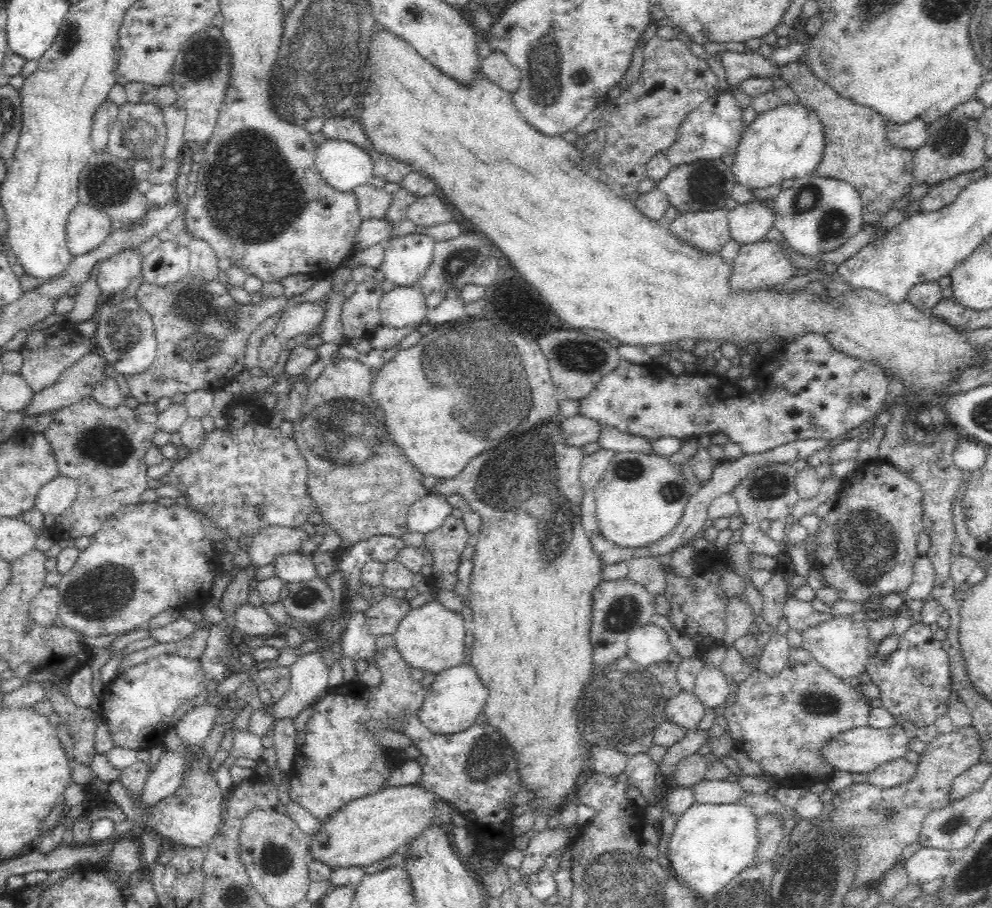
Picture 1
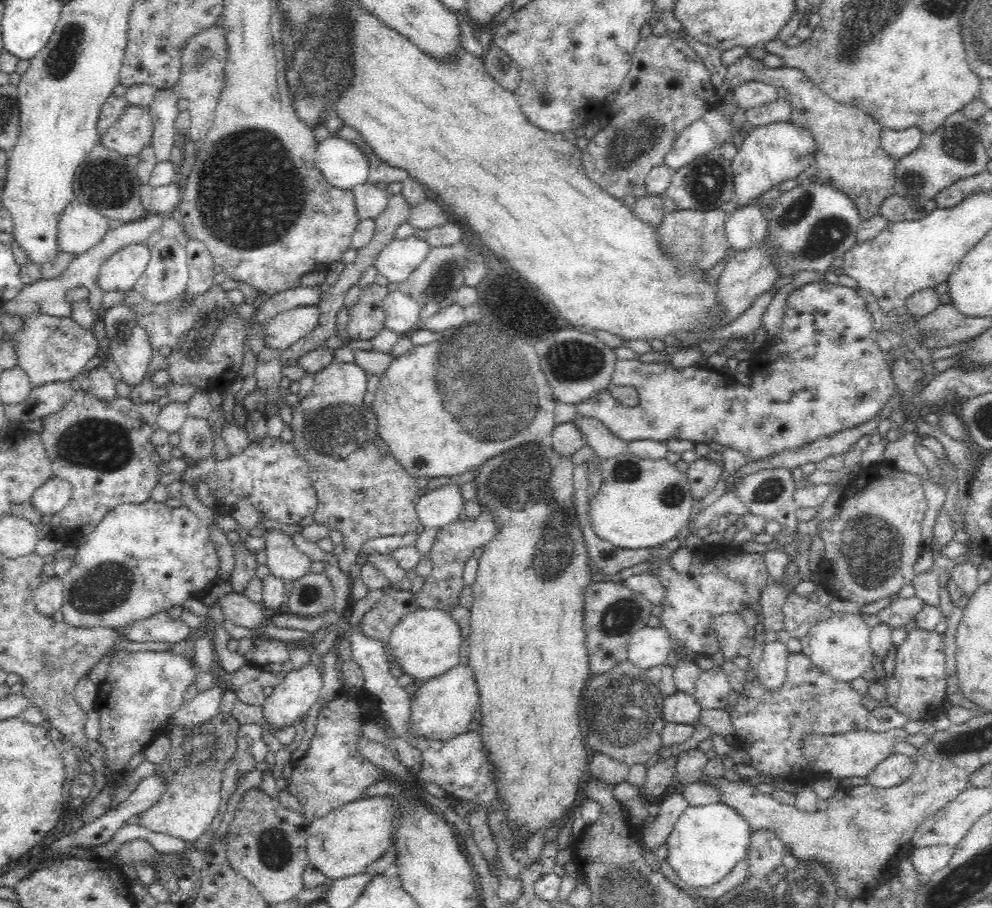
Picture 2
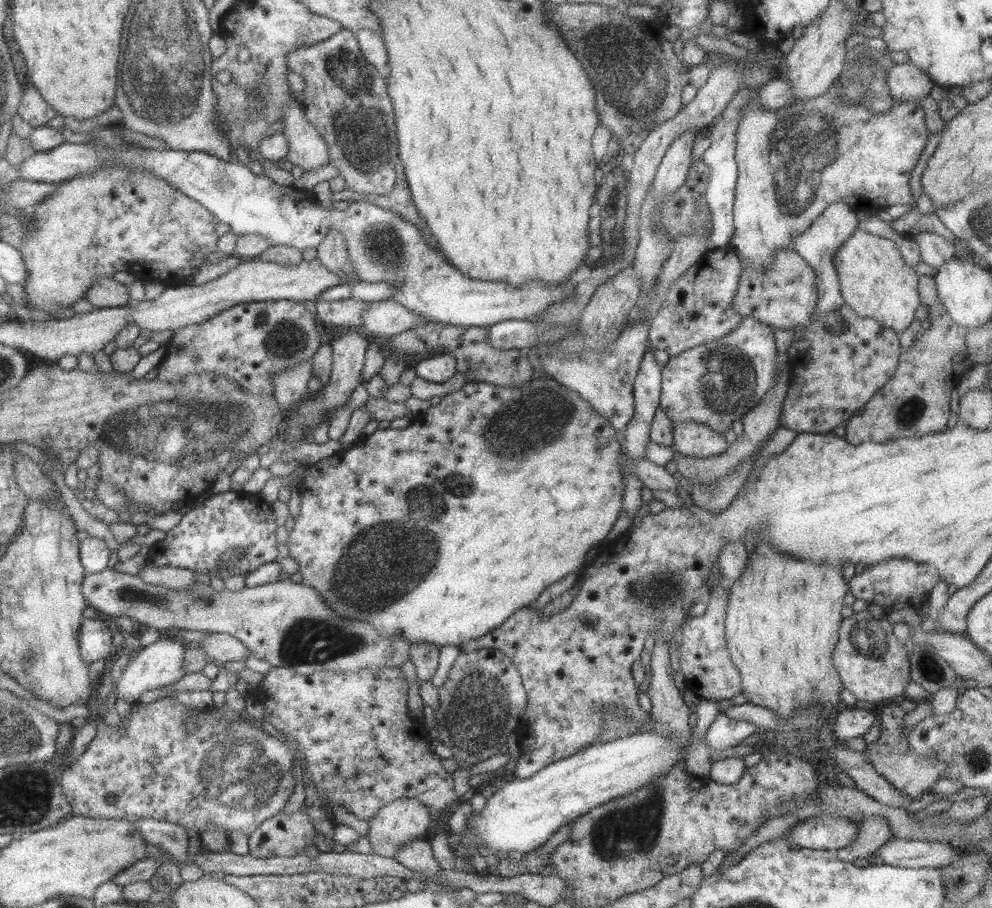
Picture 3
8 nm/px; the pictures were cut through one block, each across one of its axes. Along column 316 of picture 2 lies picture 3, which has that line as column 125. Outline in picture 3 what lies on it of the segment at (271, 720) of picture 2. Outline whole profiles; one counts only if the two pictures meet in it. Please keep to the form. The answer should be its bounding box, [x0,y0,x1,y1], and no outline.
[116,634,188,706]

